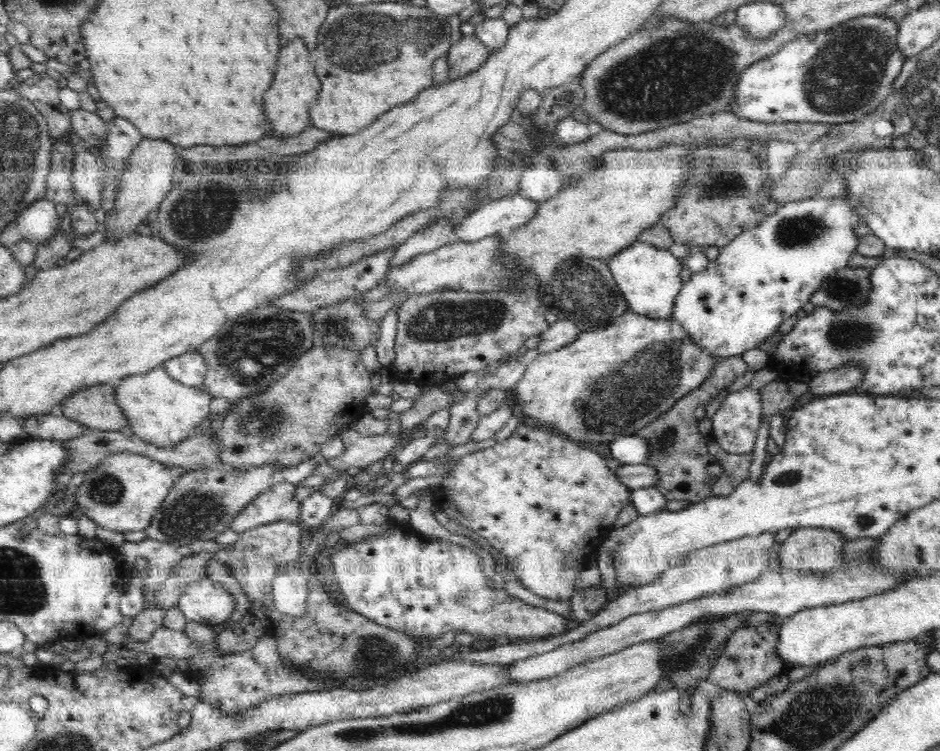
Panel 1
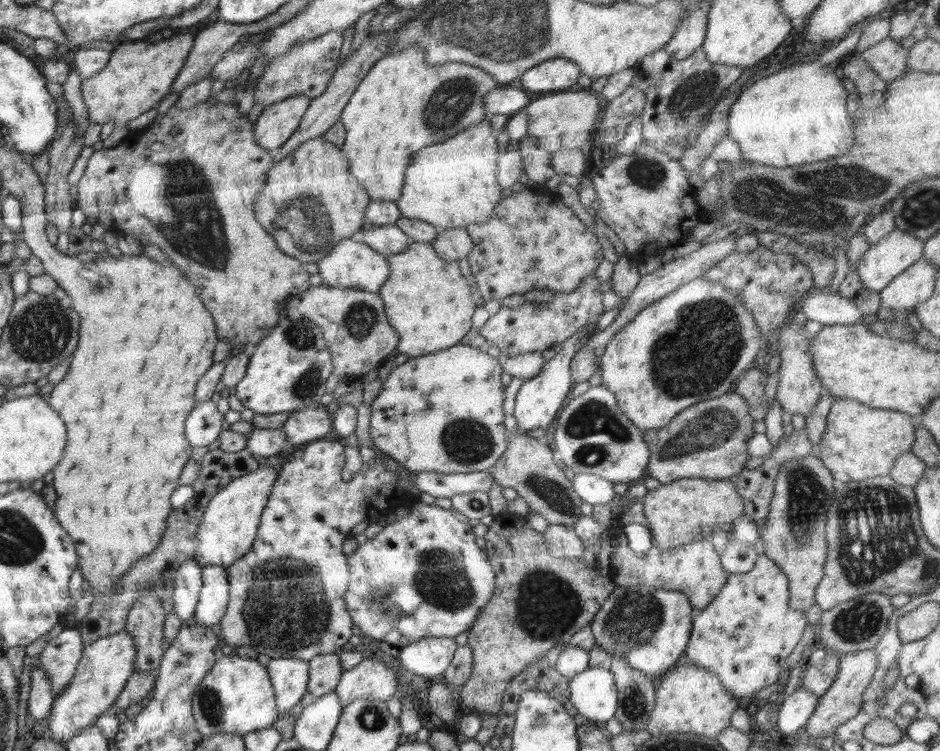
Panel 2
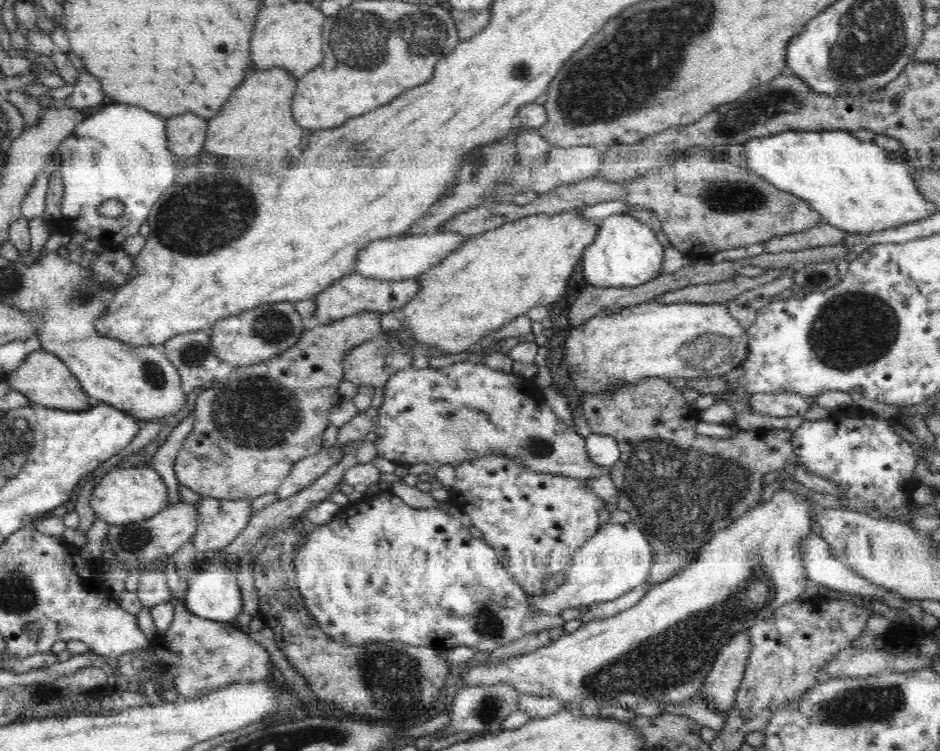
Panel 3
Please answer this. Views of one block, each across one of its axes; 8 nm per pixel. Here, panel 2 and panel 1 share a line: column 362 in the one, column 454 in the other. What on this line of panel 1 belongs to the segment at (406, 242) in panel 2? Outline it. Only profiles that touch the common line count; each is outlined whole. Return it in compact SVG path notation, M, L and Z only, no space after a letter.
M518 192L489 200L461 220L453 230L452 242L476 242L486 236L504 235L534 218L539 204Z

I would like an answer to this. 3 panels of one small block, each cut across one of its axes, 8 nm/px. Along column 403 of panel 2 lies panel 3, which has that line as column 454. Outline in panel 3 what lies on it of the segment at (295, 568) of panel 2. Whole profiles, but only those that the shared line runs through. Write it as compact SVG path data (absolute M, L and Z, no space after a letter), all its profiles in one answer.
M486 455L477 459L472 459L460 464L456 469L456 479L452 488L448 490L449 497L447 501L452 506L457 507L460 511L468 514L471 520L473 530L486 543L488 543L499 556L502 566L511 574L511 577L531 596L540 596L544 594L544 586L542 582L549 578L553 573L565 571L569 568L573 554L591 537L598 532L598 526L606 517L606 501L602 500L598 495L594 495L594 489L588 489L584 479L576 479L573 477L554 476L552 474L542 474L525 468L518 459L512 459L508 455Z

